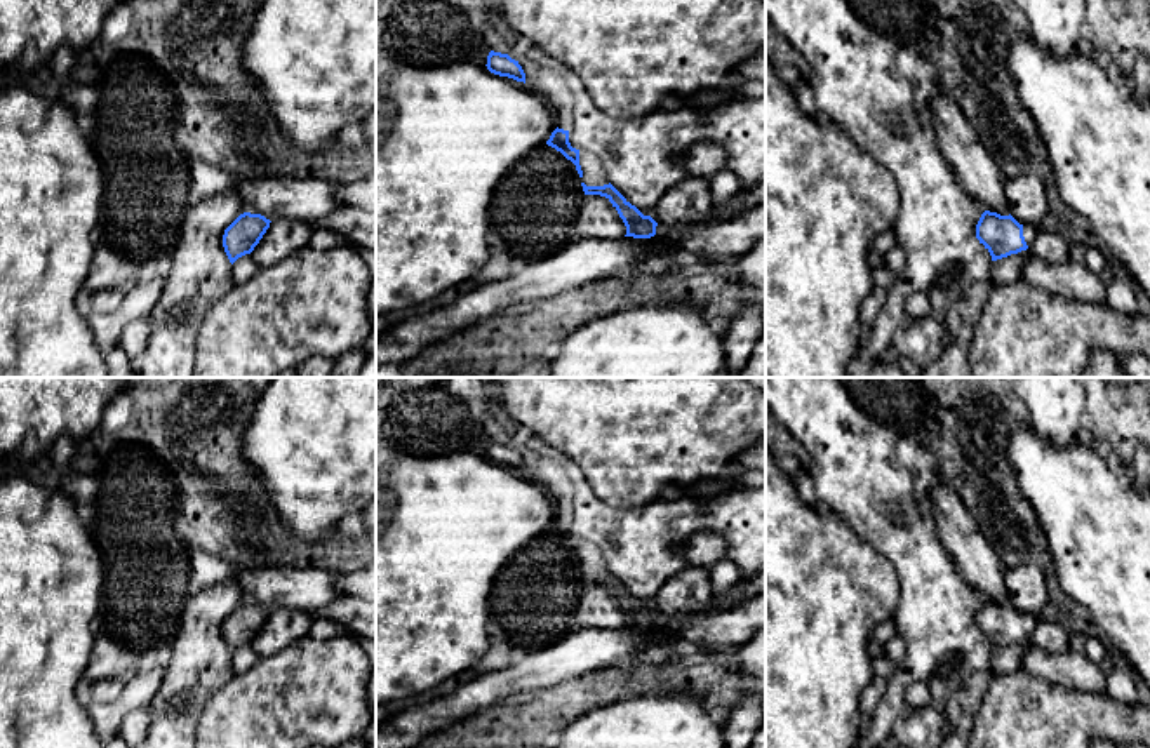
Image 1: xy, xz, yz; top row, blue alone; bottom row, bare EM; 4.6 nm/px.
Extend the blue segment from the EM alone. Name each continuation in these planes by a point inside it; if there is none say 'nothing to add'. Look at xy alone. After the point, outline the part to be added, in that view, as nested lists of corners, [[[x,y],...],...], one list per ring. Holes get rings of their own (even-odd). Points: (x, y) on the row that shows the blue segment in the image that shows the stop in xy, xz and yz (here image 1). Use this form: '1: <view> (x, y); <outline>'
nothing to add

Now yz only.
1: yz (1030, 232); [[[1025,224],[1023,226],[1023,237],[1025,237],[1025,242],[1026,245],[1030,245],[1033,242],[1033,238],[1040,233],[1040,226],[1035,226],[1035,224]]]

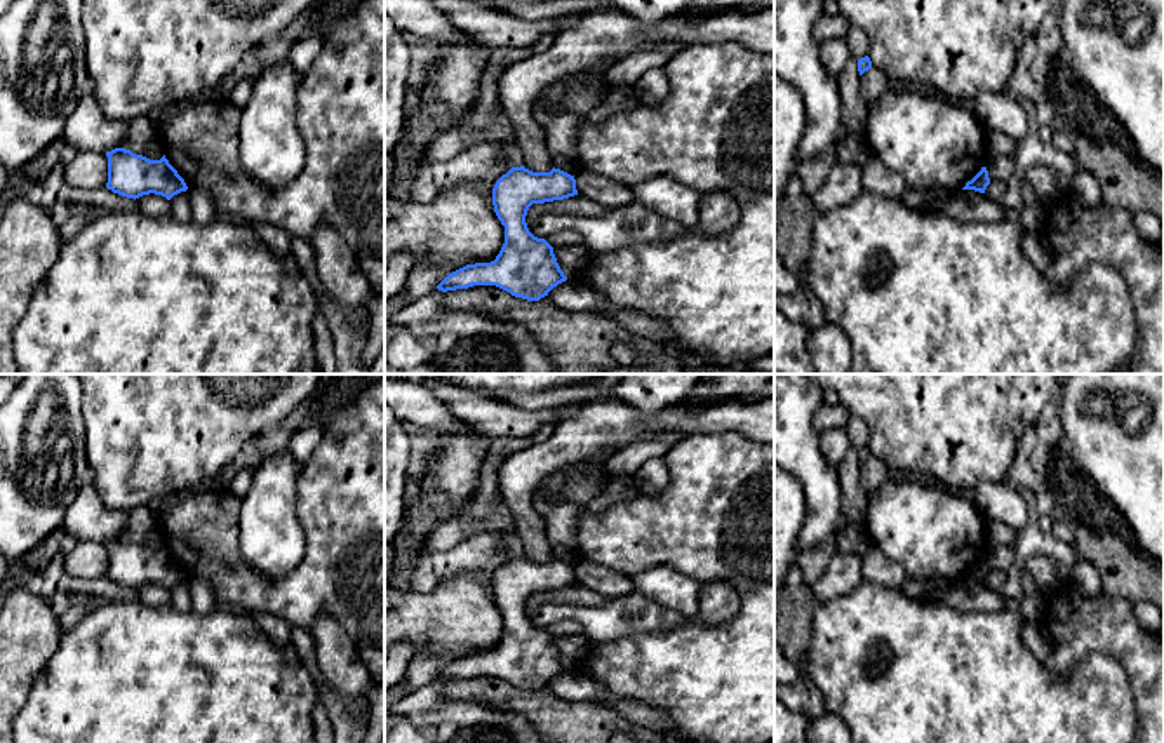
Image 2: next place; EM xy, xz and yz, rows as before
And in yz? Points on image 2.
nothing to add

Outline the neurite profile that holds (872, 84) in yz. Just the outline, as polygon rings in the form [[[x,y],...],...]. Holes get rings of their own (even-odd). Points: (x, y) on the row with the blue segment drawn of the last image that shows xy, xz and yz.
[[[875,66],[860,75],[858,90],[866,106],[875,103],[887,89],[887,78]]]

